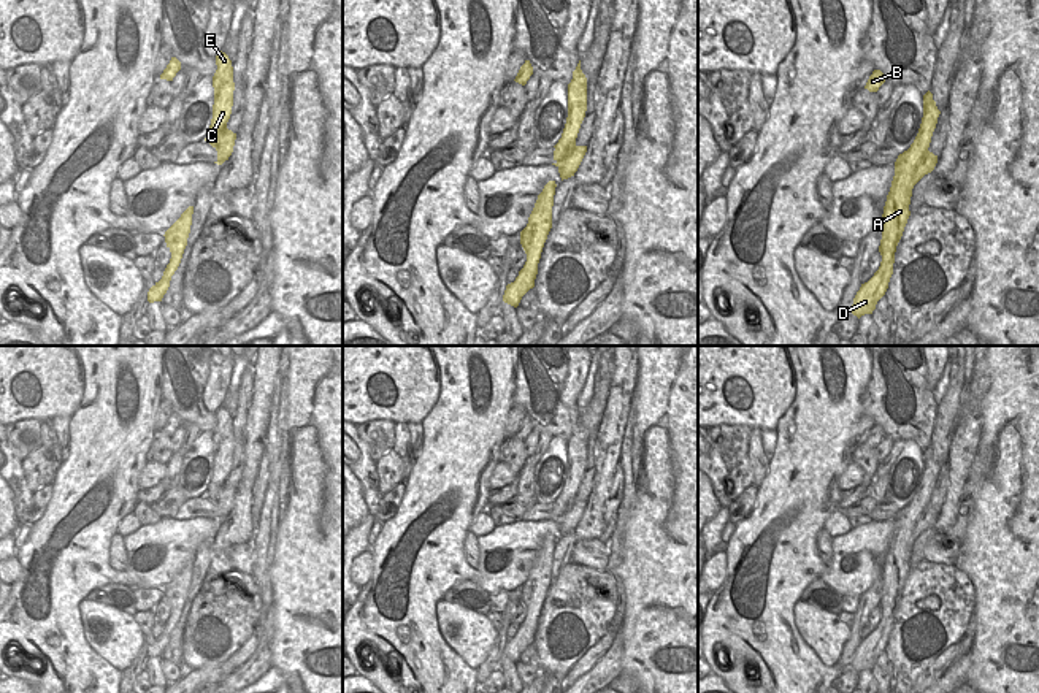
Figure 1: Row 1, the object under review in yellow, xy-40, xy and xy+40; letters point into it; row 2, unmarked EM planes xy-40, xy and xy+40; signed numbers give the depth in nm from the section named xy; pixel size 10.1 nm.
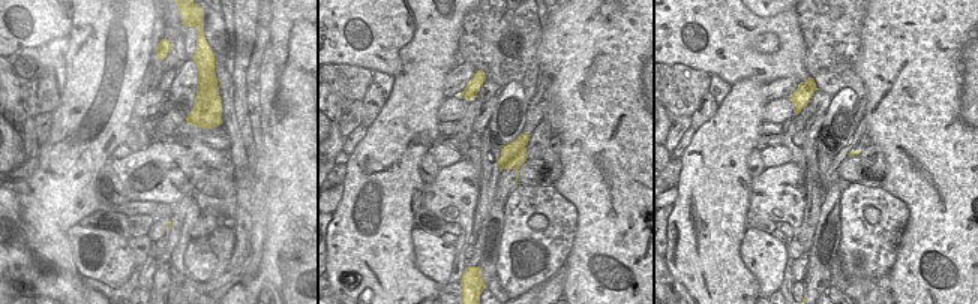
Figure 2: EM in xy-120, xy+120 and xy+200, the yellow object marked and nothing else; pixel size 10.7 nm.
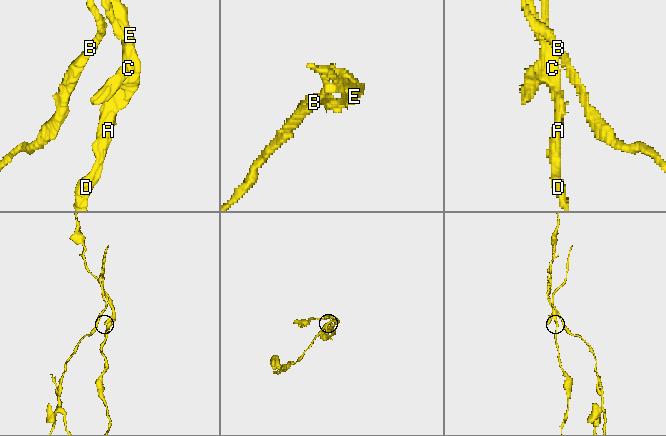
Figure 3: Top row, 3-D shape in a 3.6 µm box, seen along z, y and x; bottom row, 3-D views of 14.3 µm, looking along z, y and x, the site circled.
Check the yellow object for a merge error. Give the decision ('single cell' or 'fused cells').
fused cells

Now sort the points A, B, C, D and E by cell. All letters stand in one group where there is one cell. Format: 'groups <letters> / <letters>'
groups A C D E / B

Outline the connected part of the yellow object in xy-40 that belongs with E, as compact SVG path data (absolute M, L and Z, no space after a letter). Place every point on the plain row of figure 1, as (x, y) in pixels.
M219 408L216 411L217 425L213 431L214 442L214 460L213 460L213 474L208 484L208 490L205 493L211 501L217 500L228 474L233 461L233 422L232 415L225 408Z

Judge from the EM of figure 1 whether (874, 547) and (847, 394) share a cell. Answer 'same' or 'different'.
different

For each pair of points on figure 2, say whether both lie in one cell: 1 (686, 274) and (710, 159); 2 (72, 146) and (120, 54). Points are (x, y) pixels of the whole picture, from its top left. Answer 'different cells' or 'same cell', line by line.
1: same cell
2: same cell

